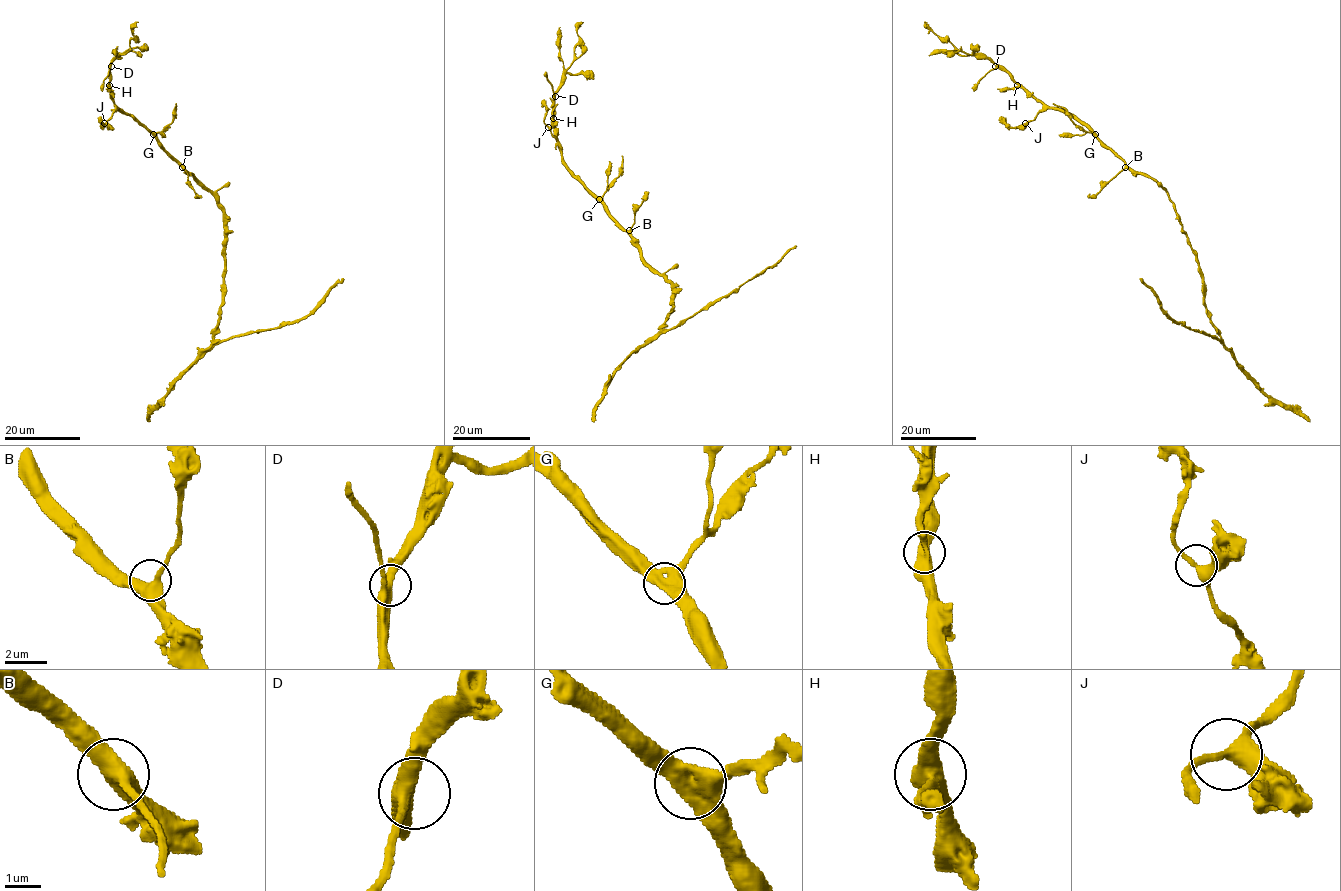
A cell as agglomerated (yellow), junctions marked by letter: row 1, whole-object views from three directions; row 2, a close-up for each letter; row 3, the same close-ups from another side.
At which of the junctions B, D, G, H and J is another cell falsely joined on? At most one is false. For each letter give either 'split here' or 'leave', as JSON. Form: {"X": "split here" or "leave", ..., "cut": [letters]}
{"B": "leave", "D": "leave", "G": "leave", "H": "leave", "J": "leave", "cut": []}

